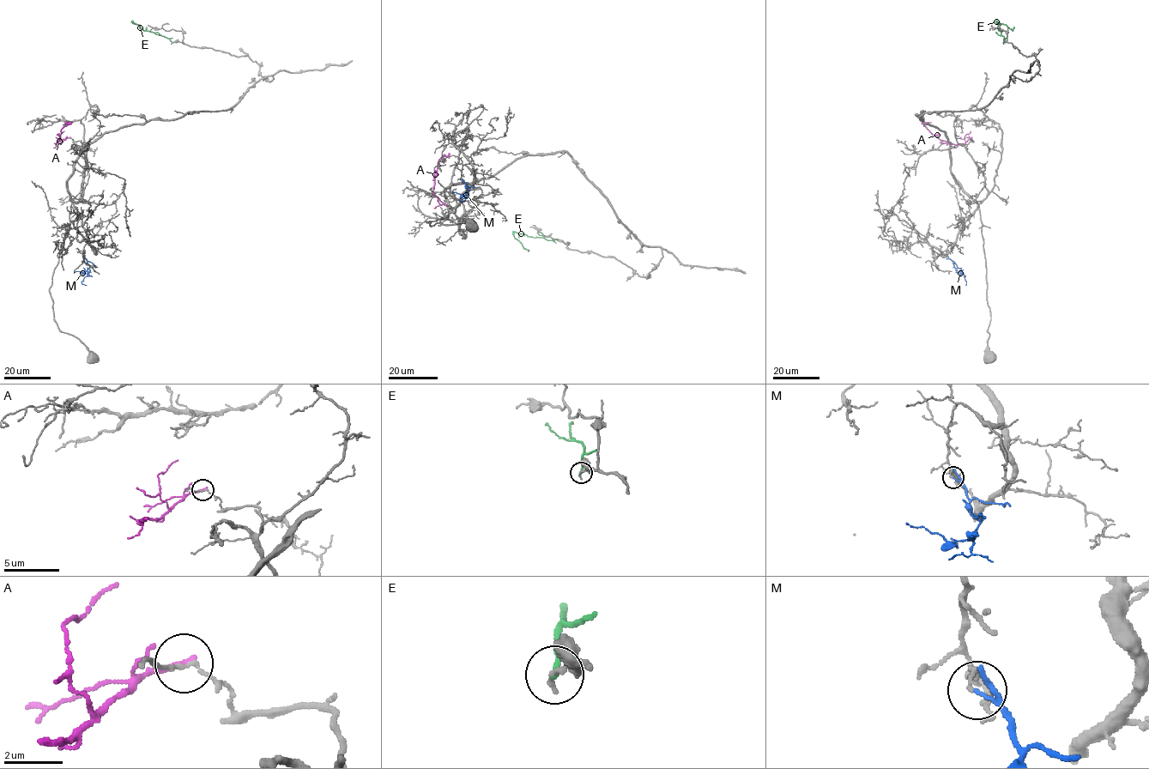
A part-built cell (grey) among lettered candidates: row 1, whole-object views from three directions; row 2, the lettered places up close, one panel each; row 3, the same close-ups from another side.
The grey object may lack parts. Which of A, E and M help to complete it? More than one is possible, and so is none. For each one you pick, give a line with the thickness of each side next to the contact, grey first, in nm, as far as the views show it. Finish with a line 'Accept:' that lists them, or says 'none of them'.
Accept: none of them

